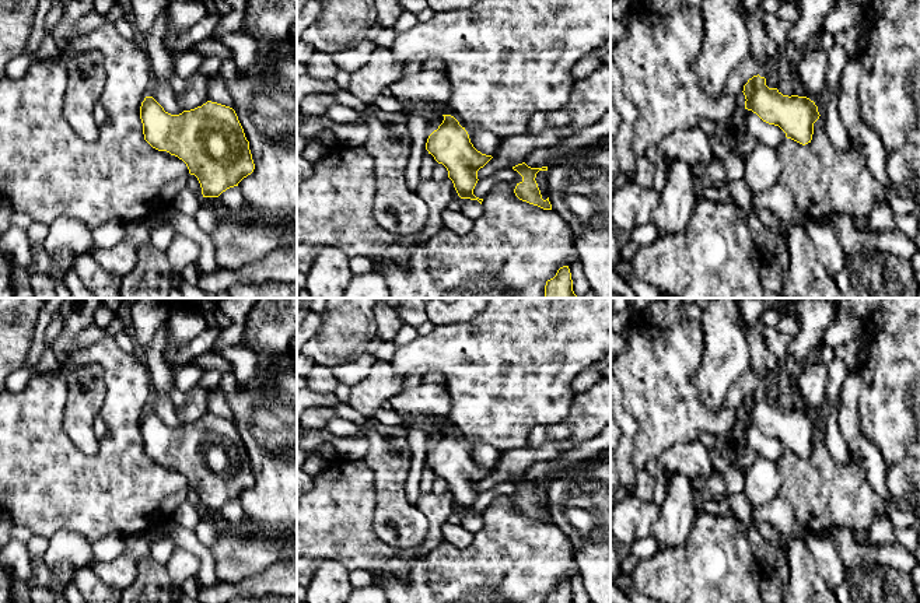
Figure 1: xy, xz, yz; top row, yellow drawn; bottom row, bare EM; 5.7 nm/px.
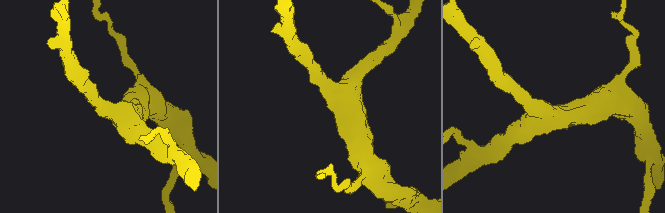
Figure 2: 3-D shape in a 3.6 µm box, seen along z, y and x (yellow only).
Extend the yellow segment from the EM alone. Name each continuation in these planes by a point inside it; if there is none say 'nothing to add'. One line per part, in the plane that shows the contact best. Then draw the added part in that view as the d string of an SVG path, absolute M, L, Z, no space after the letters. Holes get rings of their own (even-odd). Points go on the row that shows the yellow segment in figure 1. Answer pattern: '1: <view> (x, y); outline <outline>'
nothing to add

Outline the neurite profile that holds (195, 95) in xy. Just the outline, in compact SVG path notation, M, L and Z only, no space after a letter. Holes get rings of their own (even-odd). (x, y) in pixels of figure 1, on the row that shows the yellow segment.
M196 73L186 80L186 90L176 98L183 111L190 111L207 102L207 77Z

